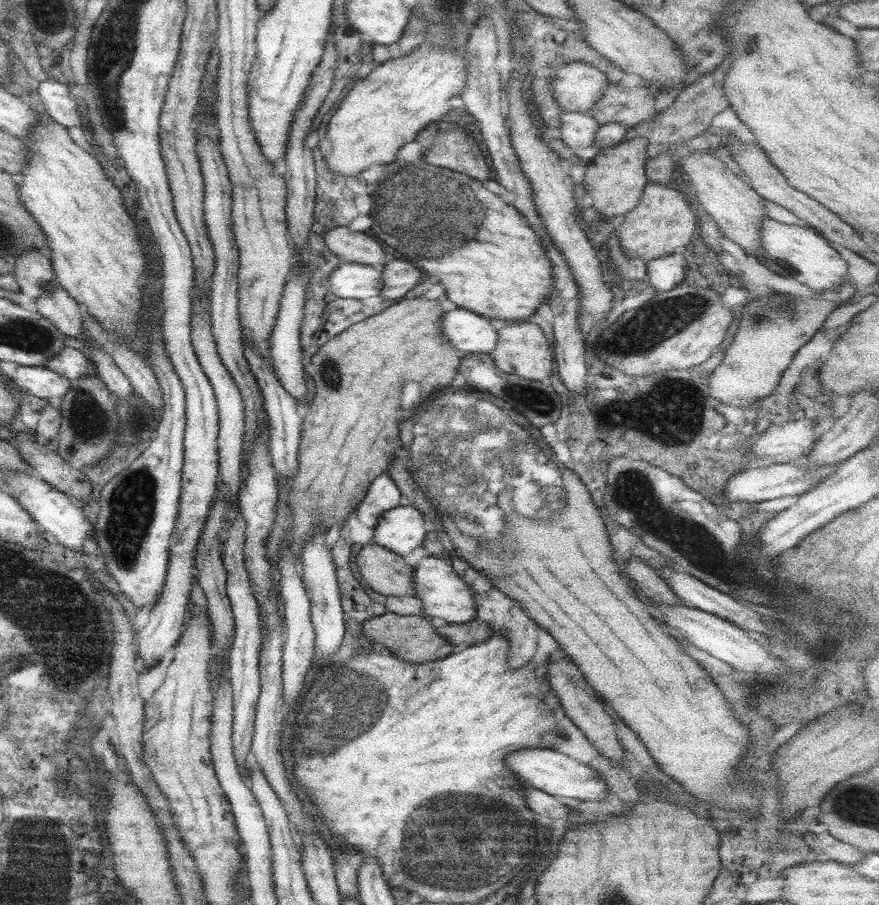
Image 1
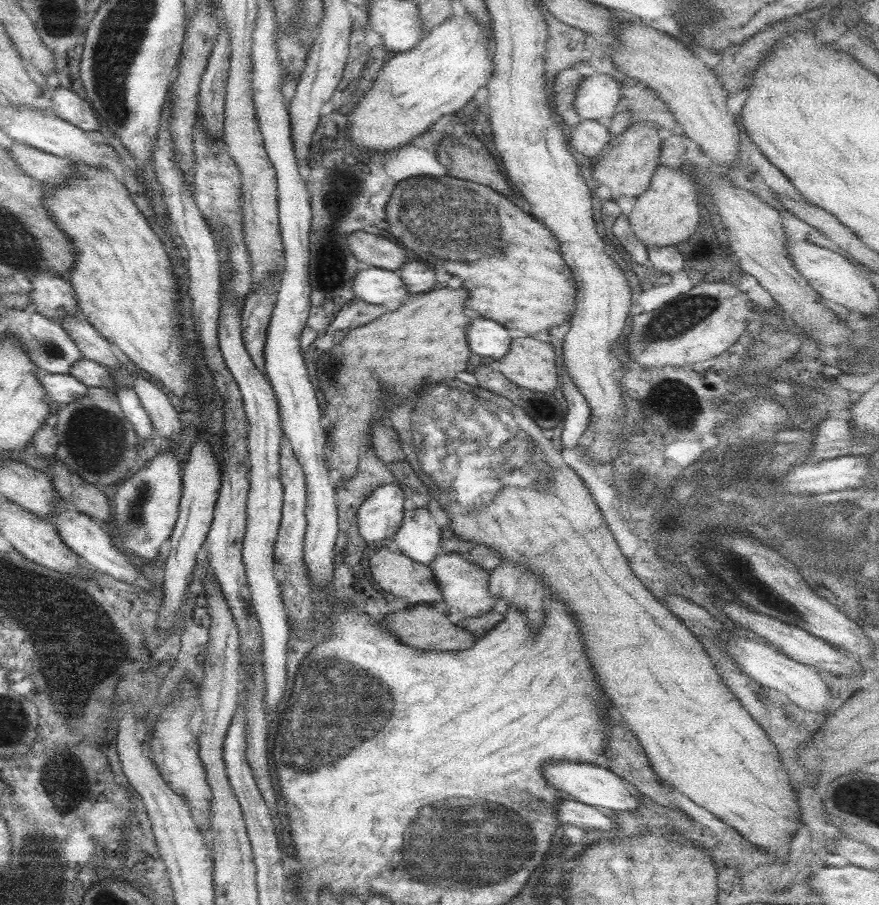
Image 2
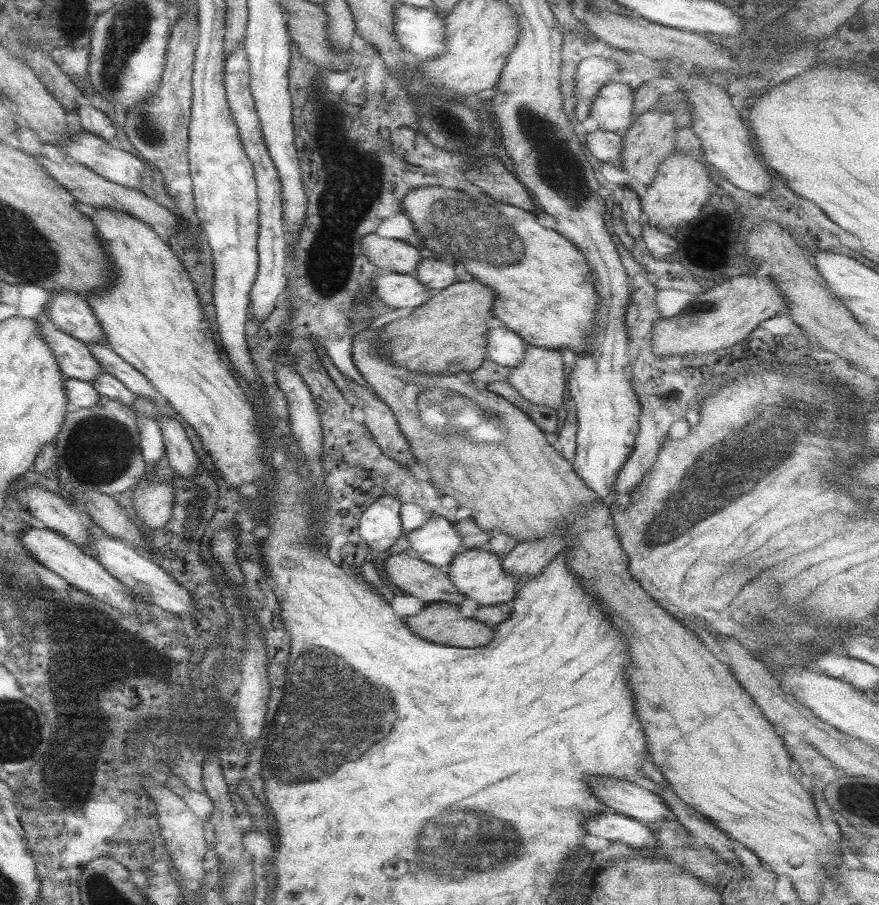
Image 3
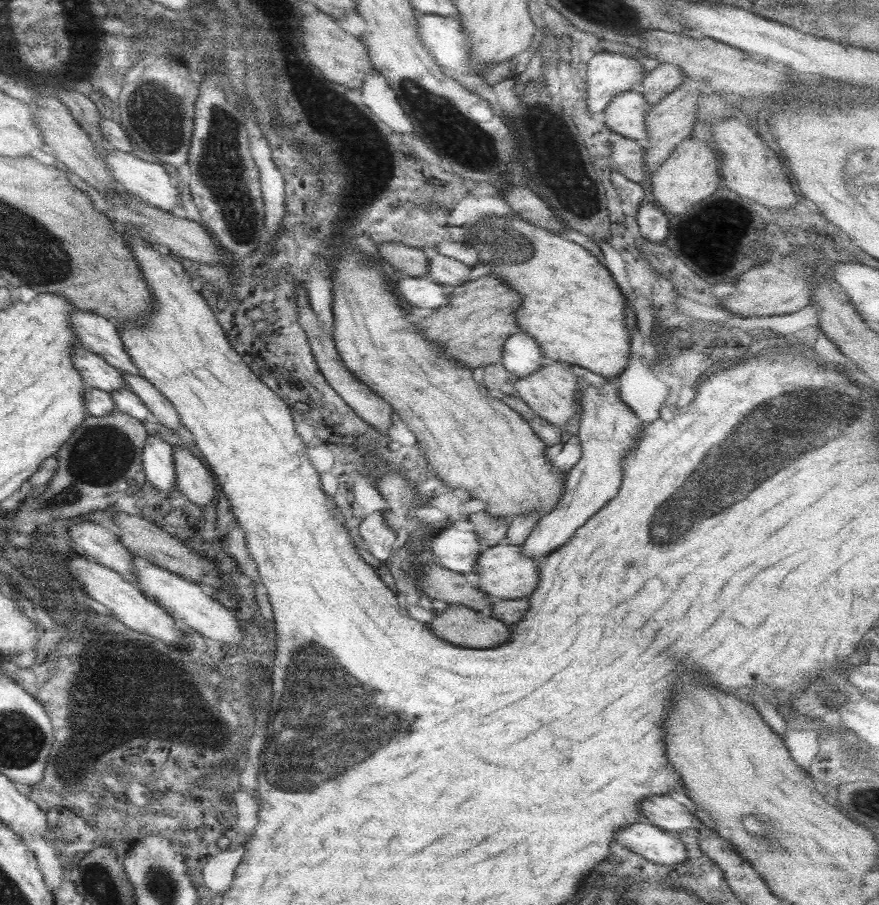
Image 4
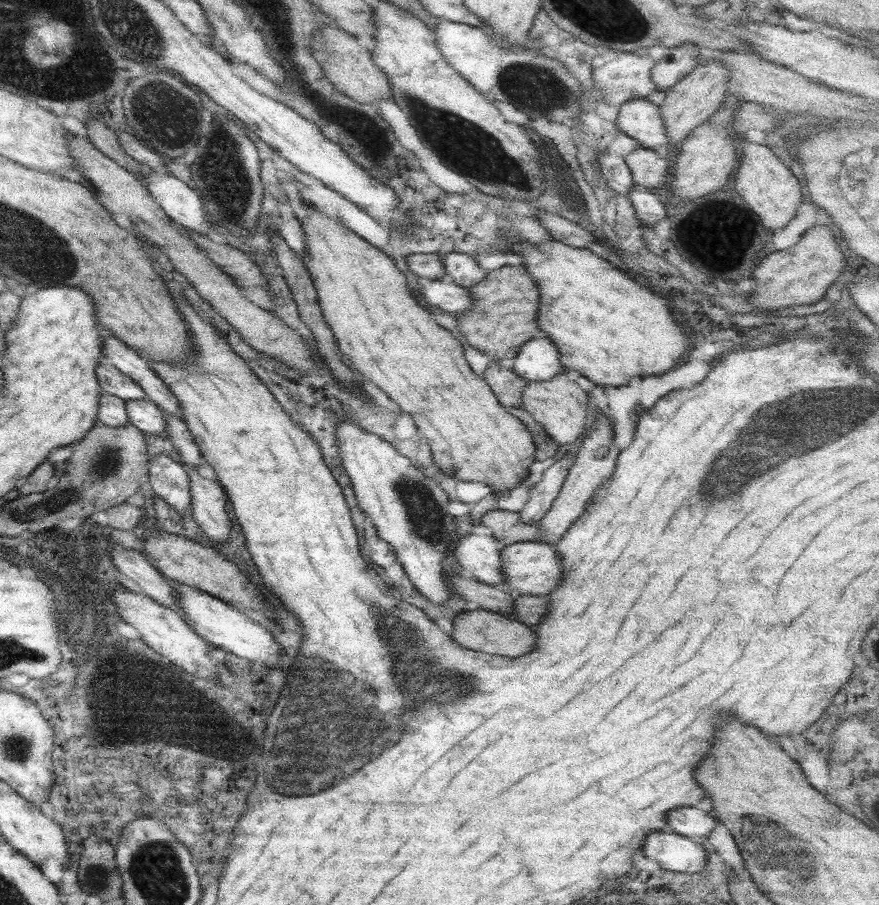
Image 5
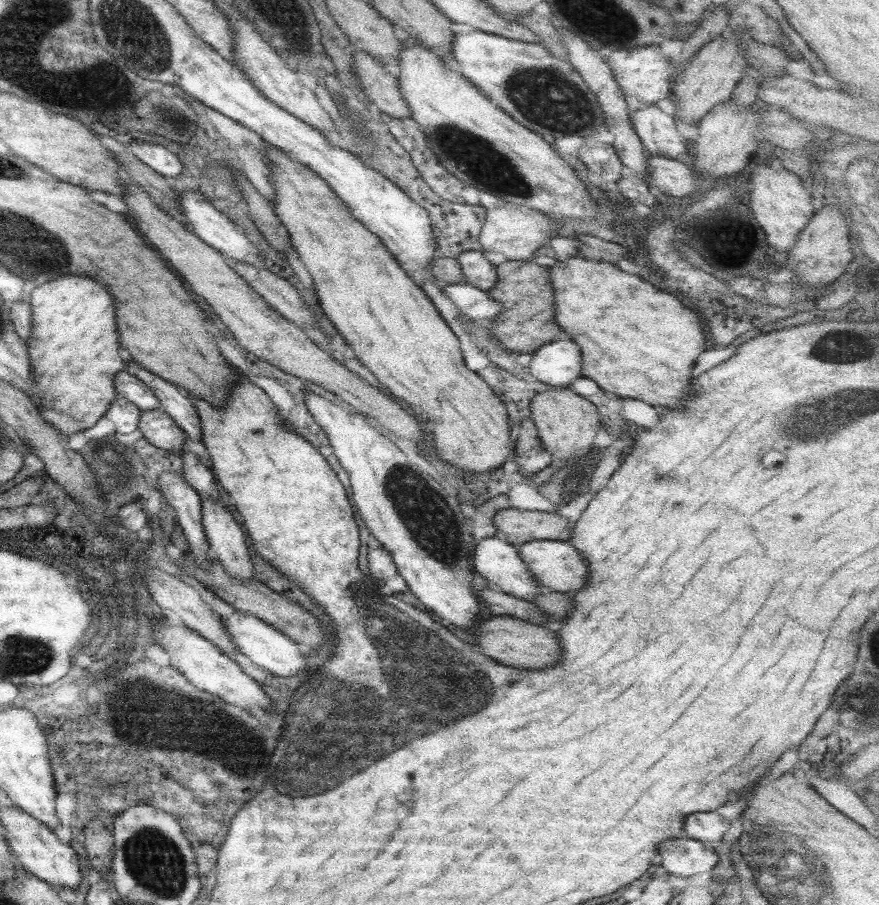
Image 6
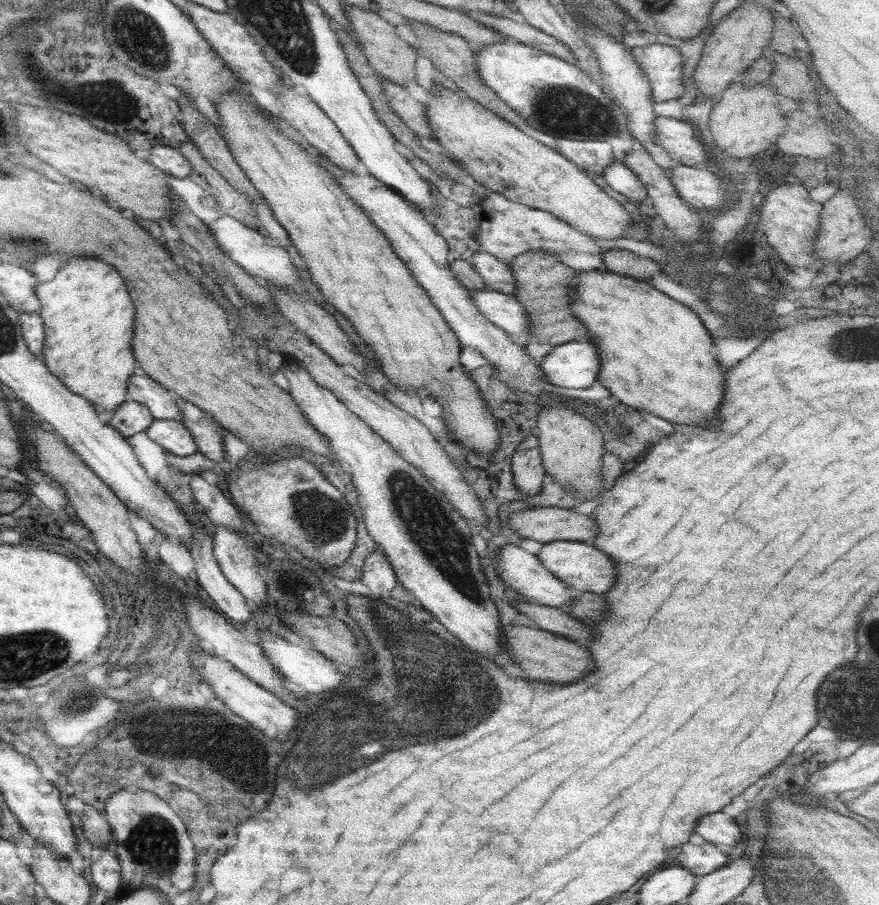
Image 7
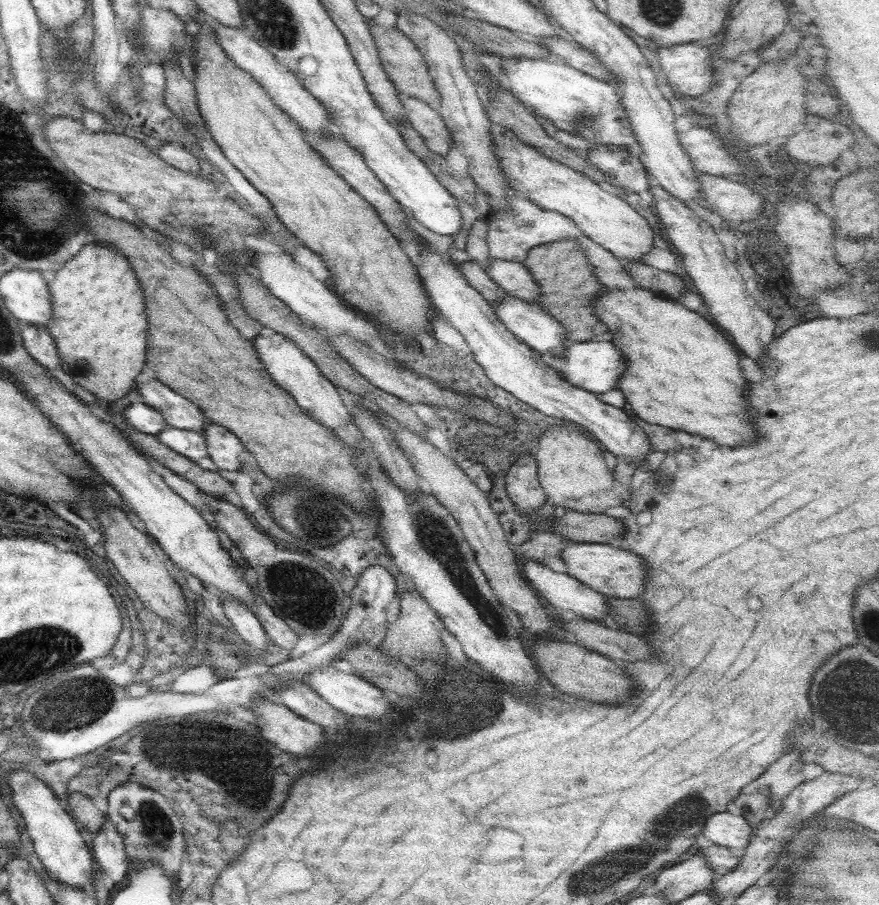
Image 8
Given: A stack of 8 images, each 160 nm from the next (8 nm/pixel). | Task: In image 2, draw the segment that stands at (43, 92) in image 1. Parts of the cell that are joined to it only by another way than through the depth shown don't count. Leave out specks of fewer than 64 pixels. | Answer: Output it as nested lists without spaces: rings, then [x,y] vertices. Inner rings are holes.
[[[60,85],[51,90],[52,111],[57,118],[78,126],[81,130],[98,130],[99,118],[86,99],[79,98],[71,89]]]

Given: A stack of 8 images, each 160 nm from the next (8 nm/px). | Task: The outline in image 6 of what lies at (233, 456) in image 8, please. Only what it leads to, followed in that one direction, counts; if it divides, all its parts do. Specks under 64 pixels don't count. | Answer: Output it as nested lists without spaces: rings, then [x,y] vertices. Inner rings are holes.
[[[139,365],[133,366],[133,374],[157,397],[159,410],[167,414],[189,440],[200,441],[200,424],[193,404],[170,382],[160,379]]]

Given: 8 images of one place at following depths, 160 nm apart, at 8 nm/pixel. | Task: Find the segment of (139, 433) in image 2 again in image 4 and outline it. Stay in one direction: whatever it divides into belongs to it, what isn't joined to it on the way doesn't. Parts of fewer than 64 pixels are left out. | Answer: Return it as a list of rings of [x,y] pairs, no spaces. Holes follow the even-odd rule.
[[[146,435],[140,454],[141,470],[147,484],[156,491],[175,490],[172,454],[173,446],[156,435]]]

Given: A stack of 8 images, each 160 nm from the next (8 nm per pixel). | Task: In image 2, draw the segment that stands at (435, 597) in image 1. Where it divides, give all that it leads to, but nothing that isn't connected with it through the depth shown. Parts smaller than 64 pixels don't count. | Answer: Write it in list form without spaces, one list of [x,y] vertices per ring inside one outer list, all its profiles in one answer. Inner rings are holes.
[[[449,526],[441,528],[440,537],[442,553],[432,558],[428,567],[440,592],[440,600],[443,600],[445,606],[447,606],[445,612],[447,614],[453,612],[467,618],[475,618],[491,611],[497,600],[487,590],[489,572],[485,572],[478,566],[473,566],[464,558],[467,551],[471,549],[471,545],[457,539]]]

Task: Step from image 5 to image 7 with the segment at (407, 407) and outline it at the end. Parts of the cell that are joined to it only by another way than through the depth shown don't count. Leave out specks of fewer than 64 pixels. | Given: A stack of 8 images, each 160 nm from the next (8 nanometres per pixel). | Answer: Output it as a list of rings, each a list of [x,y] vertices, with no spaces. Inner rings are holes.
[[[236,90],[224,94],[214,105],[218,114],[217,129],[194,107],[191,98],[182,92],[180,94],[185,101],[180,101],[178,107],[182,127],[189,140],[198,148],[209,166],[222,176],[227,187],[230,186],[249,198],[264,199],[272,217],[285,230],[305,263],[311,282],[321,293],[323,301],[333,306],[349,322],[353,331],[371,350],[378,370],[388,386],[396,387],[399,391],[433,395],[442,410],[447,435],[454,442],[478,454],[491,454],[497,450],[500,439],[498,426],[493,415],[485,408],[477,385],[459,364],[461,346],[458,340],[443,321],[441,313],[431,304],[427,294],[393,253],[387,239],[369,222],[363,211],[347,198],[338,181],[318,163],[317,153],[289,139],[277,127],[277,121],[270,120],[269,115],[260,114],[261,109],[253,101],[244,100]]]

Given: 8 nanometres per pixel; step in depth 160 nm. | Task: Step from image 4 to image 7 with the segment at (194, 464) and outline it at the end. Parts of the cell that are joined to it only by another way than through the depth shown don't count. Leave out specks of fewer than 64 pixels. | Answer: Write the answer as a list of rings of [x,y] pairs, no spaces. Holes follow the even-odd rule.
[[[215,525],[212,542],[212,555],[214,556],[215,562],[217,562],[225,580],[227,580],[229,584],[232,584],[235,590],[243,596],[245,602],[247,602],[246,607],[251,611],[263,608],[263,606],[267,608],[269,598],[266,594],[266,584],[263,583],[263,580],[257,573],[259,564],[254,557],[250,545],[234,530],[219,525]]]

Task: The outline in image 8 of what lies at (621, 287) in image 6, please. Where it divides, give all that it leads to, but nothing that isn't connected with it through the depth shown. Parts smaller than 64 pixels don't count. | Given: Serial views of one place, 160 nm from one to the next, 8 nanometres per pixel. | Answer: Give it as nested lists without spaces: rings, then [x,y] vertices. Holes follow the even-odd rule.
[[[629,262],[625,273],[635,280],[637,288],[609,290],[604,288],[590,304],[592,313],[607,327],[613,346],[623,354],[625,368],[617,379],[616,389],[625,397],[625,403],[637,418],[665,428],[679,428],[687,434],[701,436],[721,446],[737,446],[753,440],[753,430],[747,426],[747,408],[743,400],[747,380],[739,366],[740,353],[715,325],[691,312],[676,299],[687,292],[678,275],[655,270],[647,264]]]

